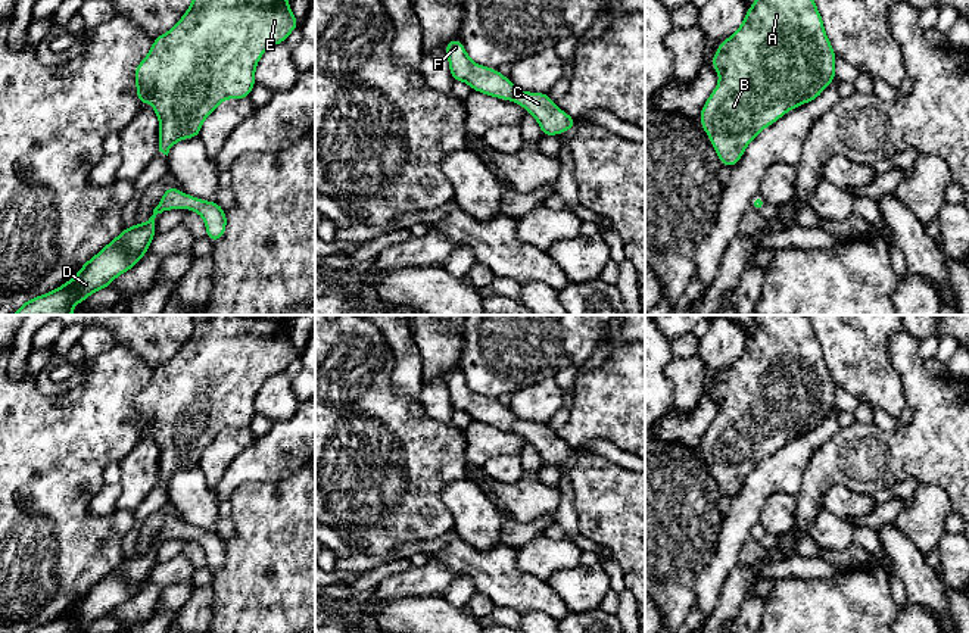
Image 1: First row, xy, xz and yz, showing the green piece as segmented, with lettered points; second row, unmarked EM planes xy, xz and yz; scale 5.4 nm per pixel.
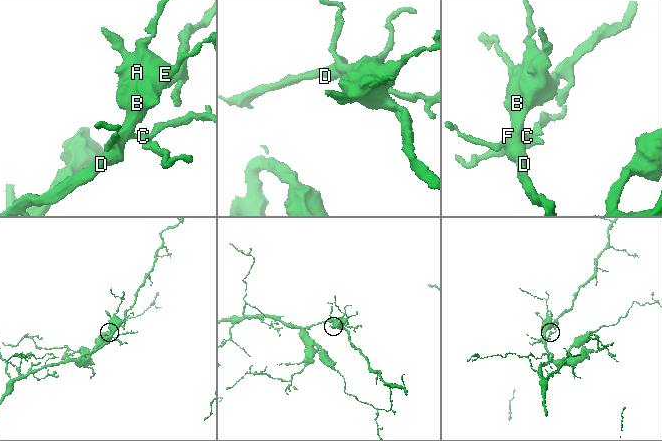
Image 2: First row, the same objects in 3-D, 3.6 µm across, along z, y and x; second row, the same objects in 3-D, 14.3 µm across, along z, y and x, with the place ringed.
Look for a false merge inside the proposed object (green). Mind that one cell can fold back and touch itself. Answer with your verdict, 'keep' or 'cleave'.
keep

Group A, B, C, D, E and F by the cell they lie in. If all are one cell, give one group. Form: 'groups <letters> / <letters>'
groups A B C D E F

